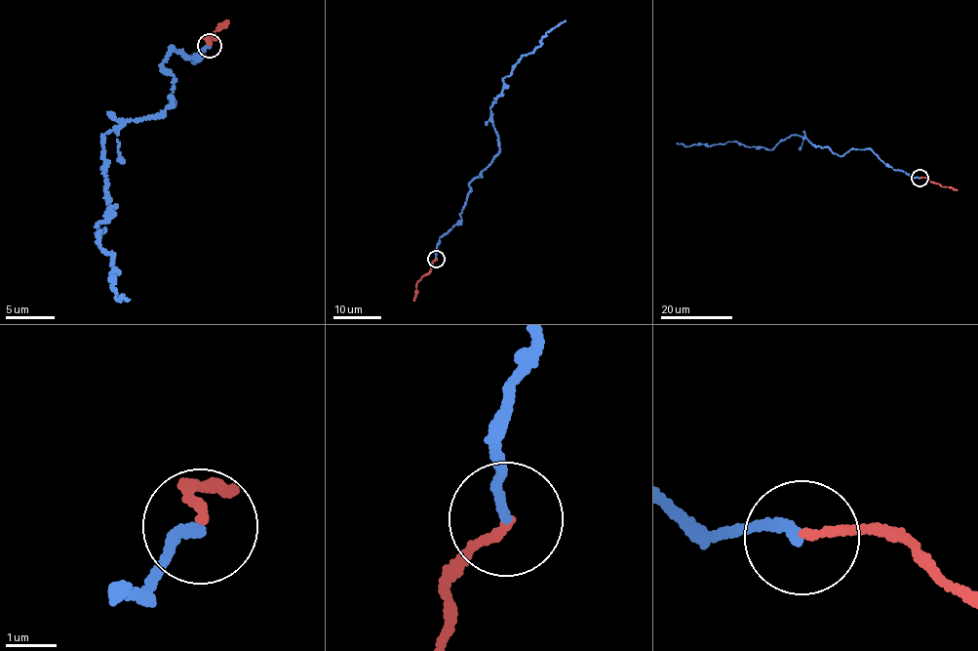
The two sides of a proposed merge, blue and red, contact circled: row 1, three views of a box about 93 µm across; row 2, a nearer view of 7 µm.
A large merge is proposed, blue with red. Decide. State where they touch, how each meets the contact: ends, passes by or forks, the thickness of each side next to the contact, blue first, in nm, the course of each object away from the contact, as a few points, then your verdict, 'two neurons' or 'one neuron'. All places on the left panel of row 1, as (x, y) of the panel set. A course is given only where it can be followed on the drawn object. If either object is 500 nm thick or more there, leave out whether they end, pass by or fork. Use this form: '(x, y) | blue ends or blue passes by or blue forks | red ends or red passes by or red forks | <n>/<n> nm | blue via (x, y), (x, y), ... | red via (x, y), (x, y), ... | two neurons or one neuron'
(209, 45) | blue ends | red ends | 190/160 nm | blue via (210, 45), (193, 61), (167, 53), (172, 103), (100, 137), (110, 208), (96, 235), (128, 301) | red via (210, 45), (207, 38), (215, 36), (226, 22) | one neuron

